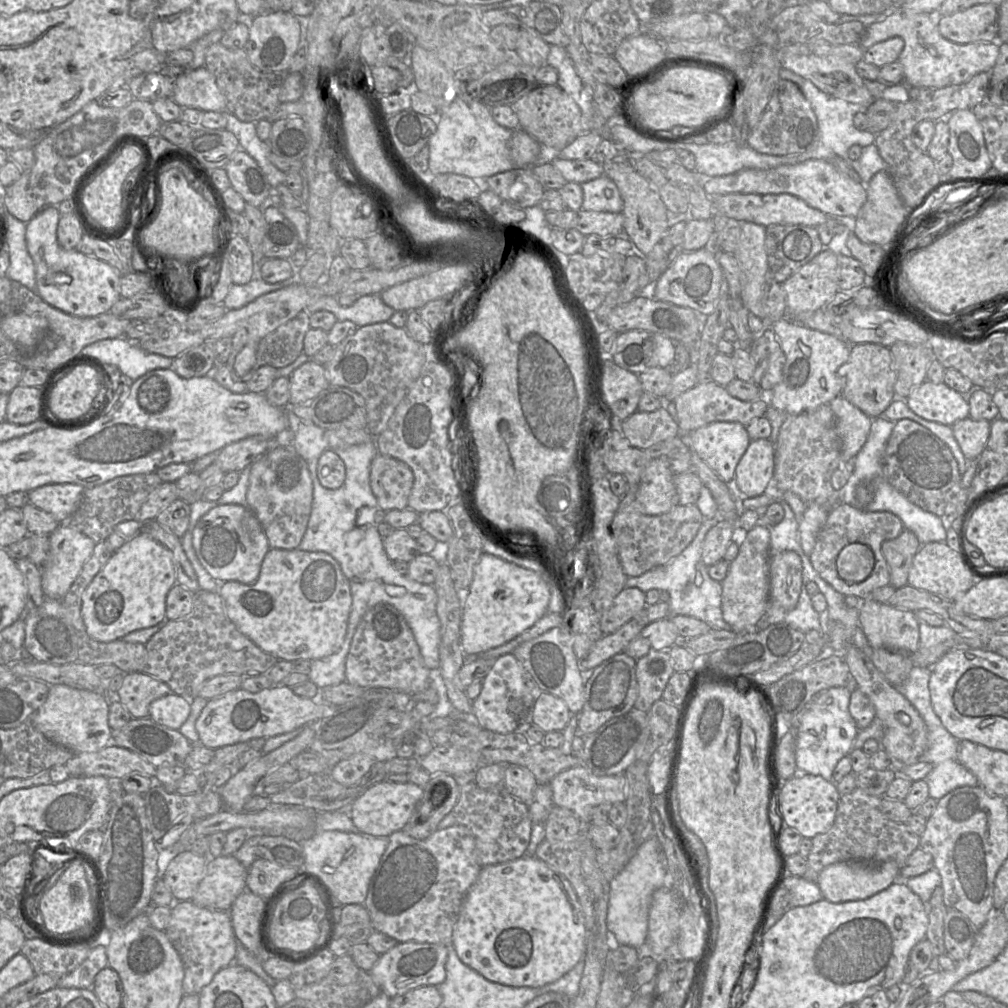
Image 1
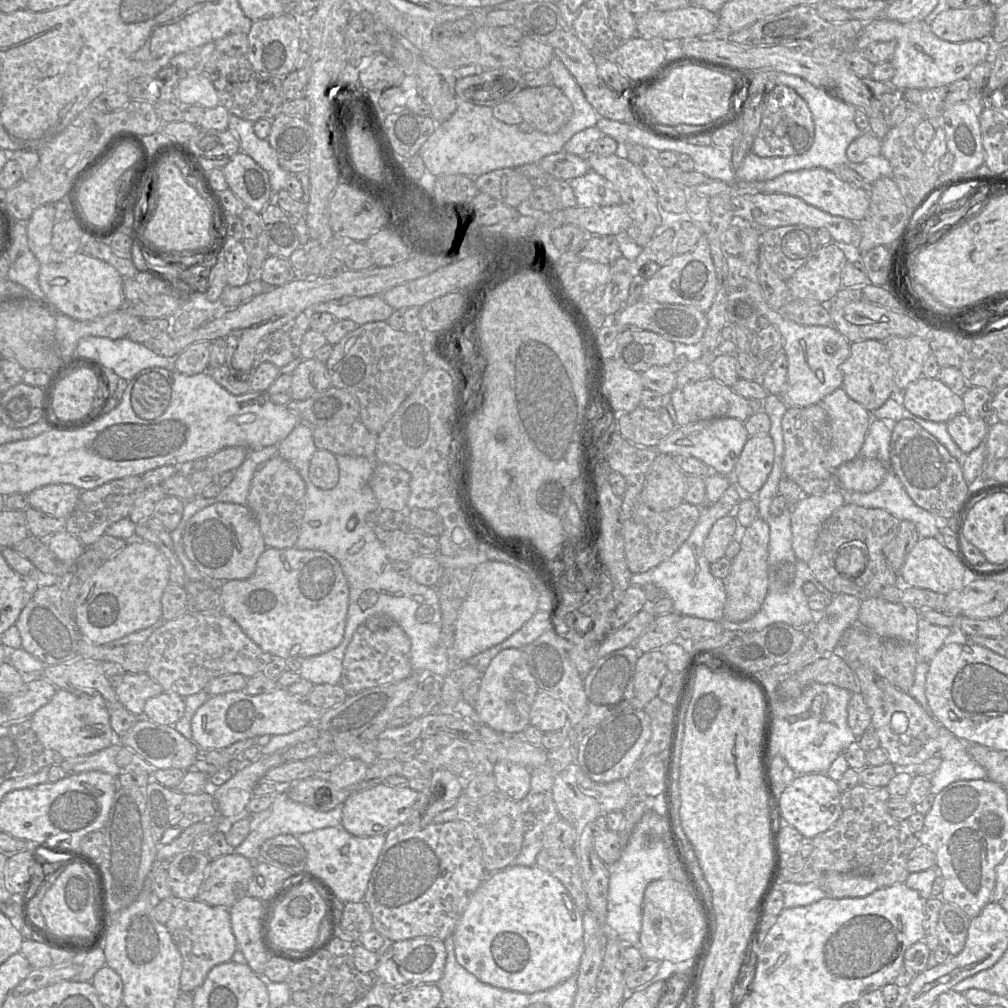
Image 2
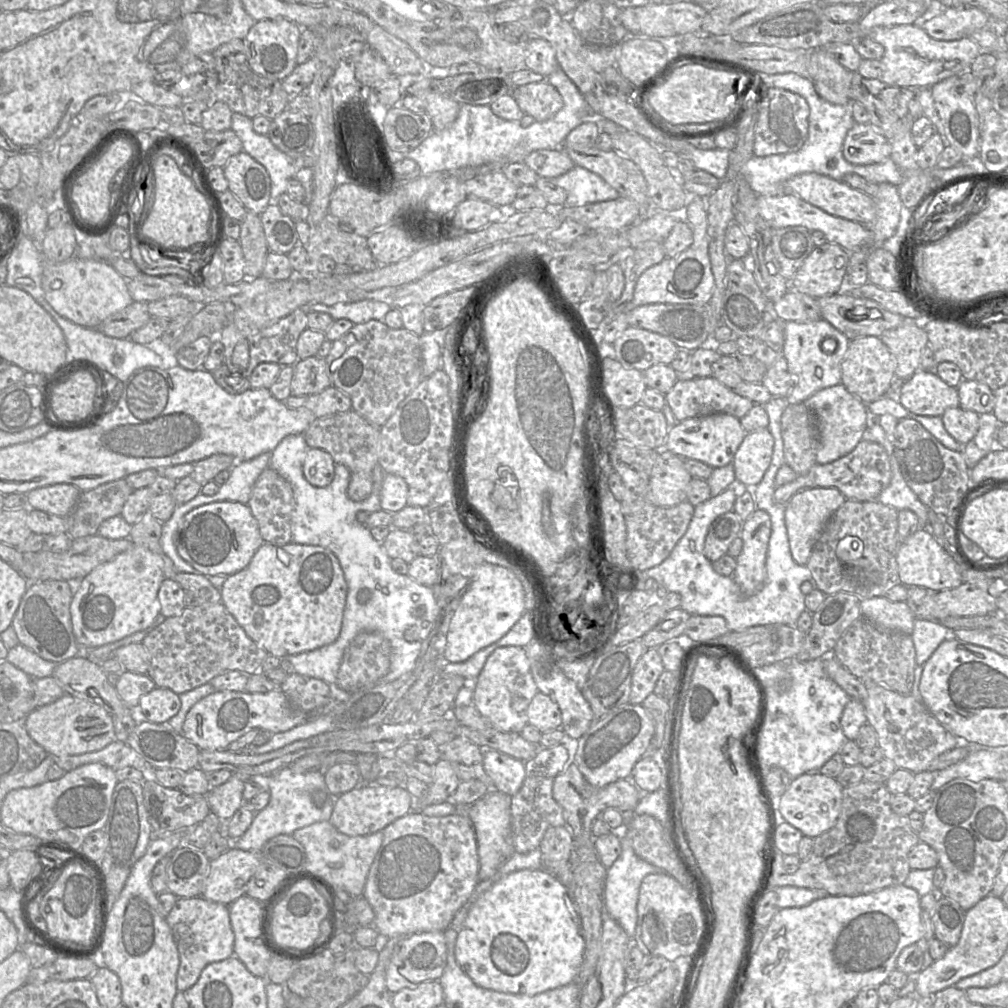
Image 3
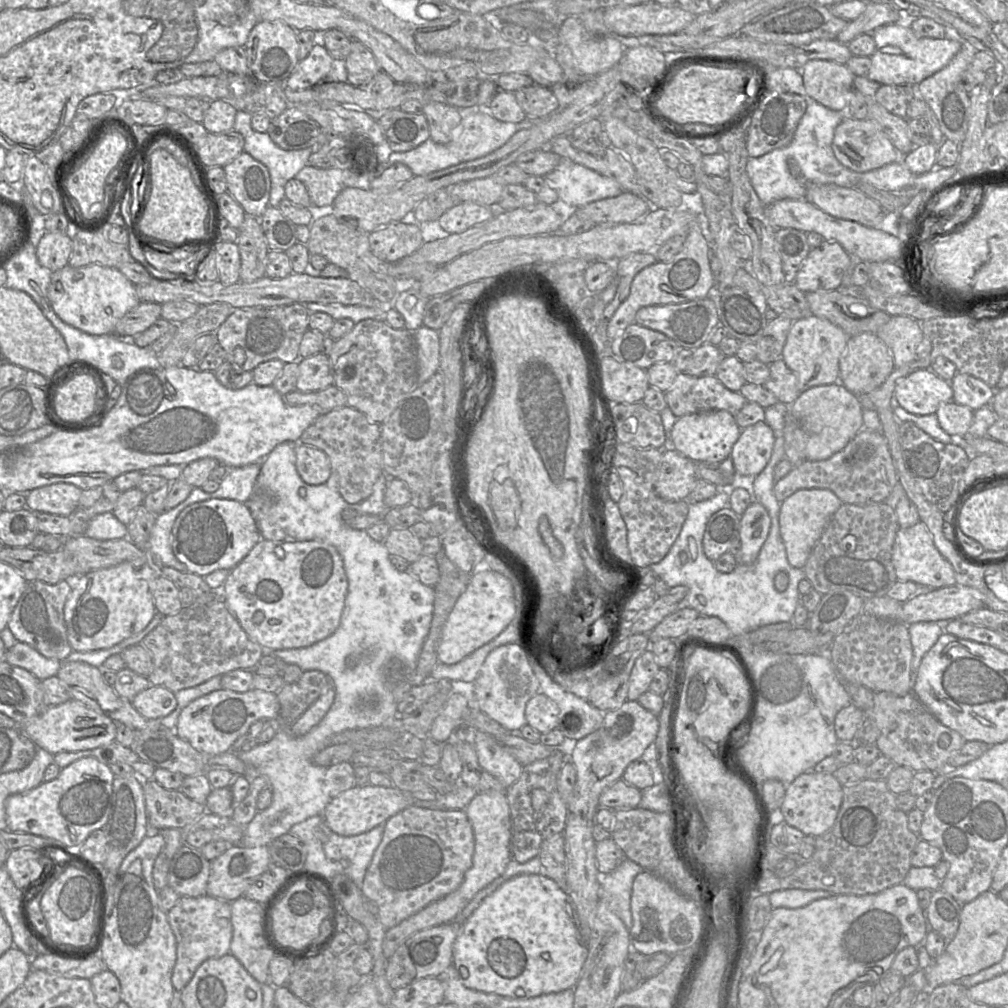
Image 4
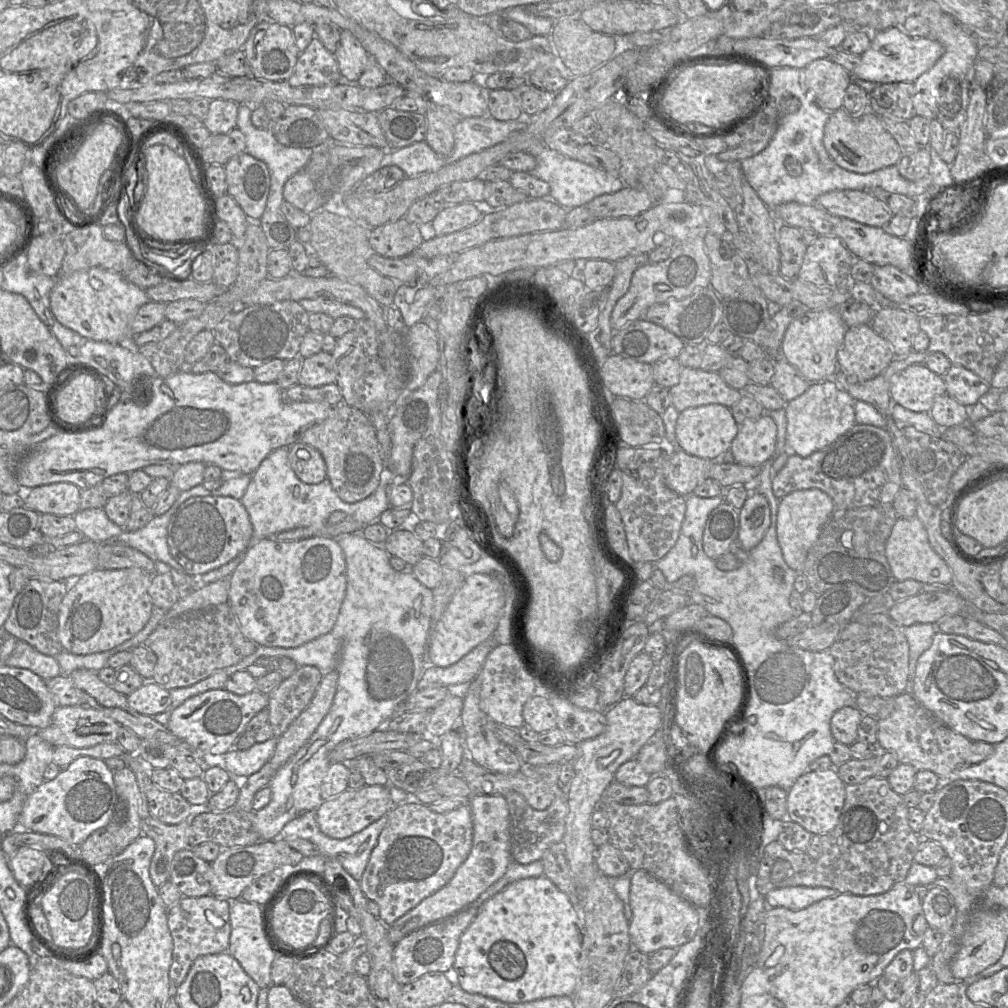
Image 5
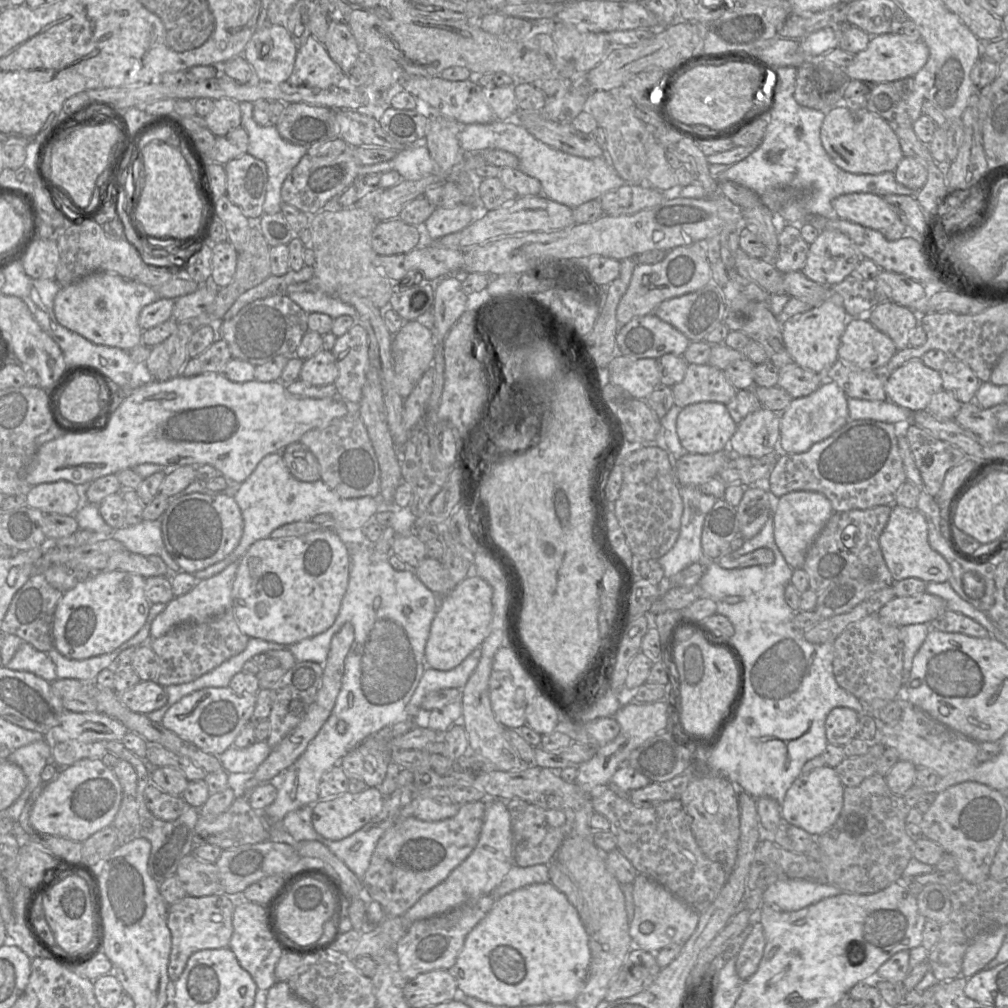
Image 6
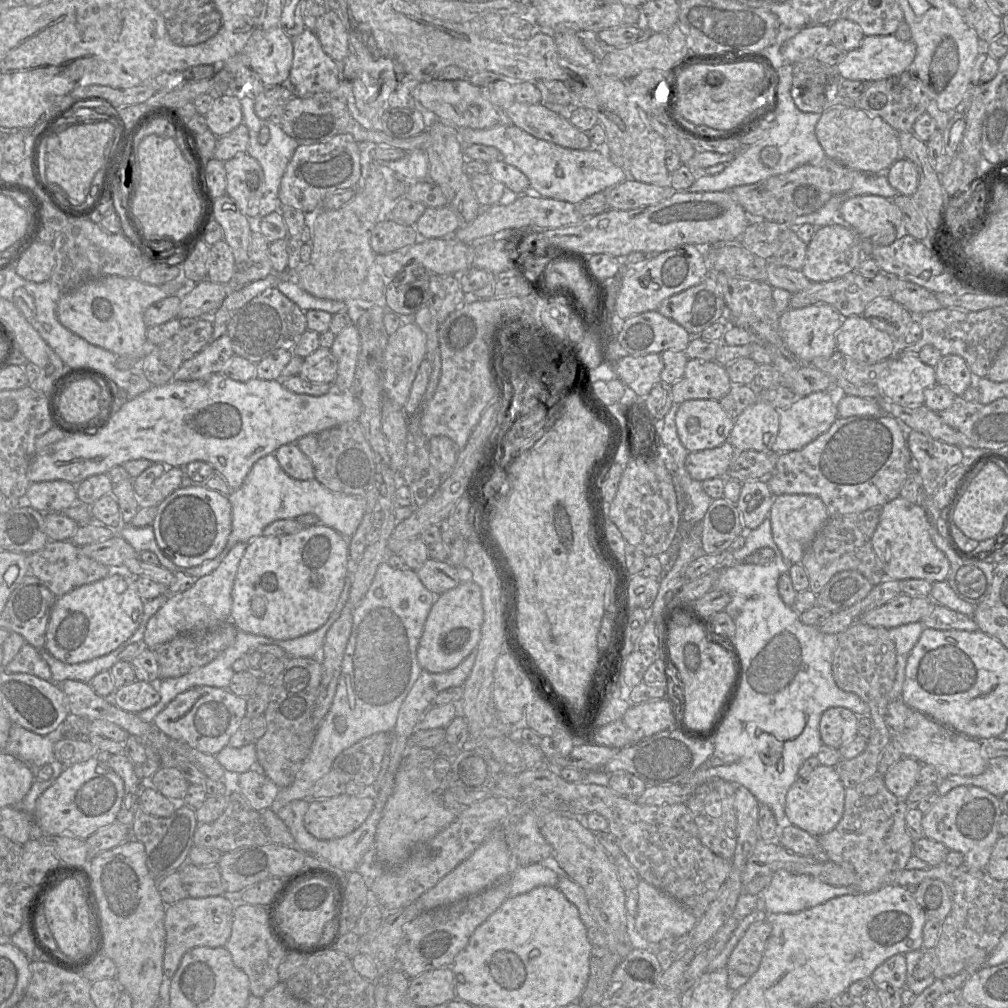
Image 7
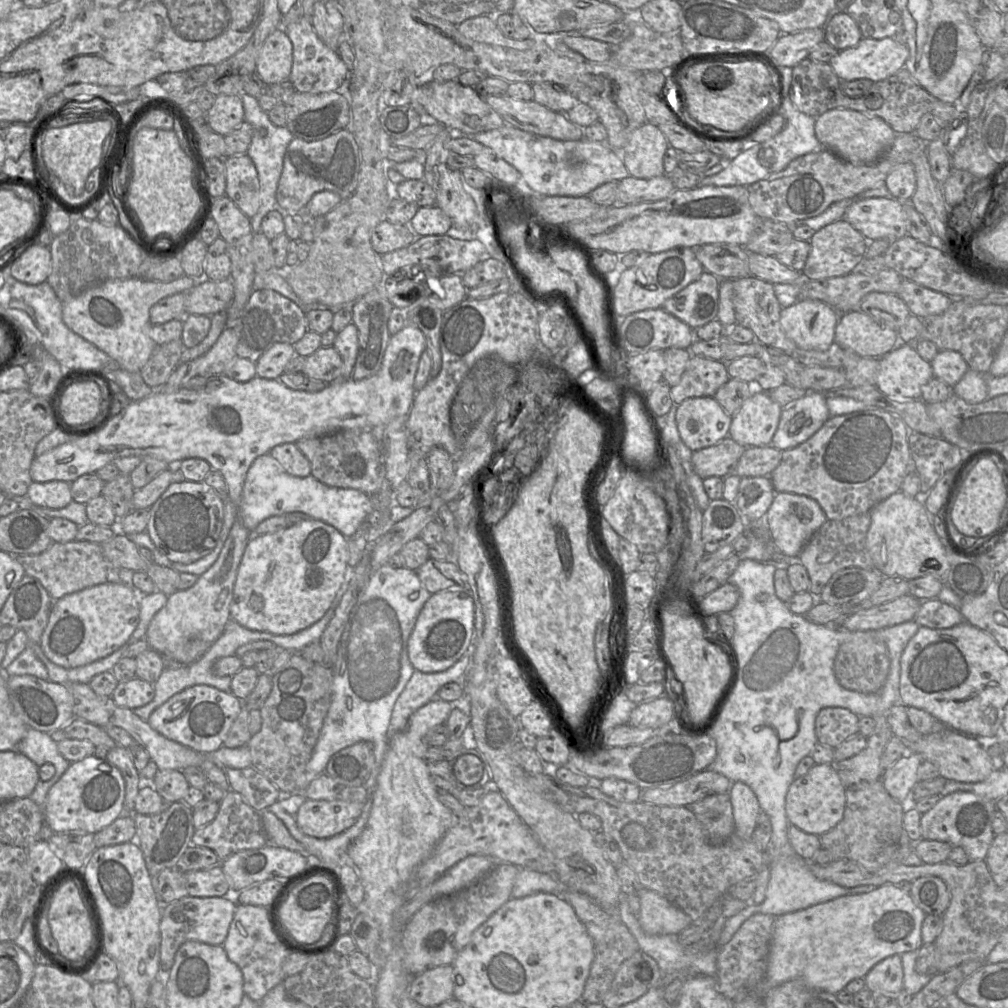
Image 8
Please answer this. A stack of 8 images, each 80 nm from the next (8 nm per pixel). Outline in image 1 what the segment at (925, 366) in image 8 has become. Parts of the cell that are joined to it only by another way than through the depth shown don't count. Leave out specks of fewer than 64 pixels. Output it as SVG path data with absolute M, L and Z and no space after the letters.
M925 380L911 391L906 402L920 417L951 426L969 417L970 412L967 397L944 382Z

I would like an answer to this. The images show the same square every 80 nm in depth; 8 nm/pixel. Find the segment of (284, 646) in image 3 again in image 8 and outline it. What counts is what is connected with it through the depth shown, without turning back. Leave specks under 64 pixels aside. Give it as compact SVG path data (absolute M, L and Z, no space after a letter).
M309 518L274 533L253 535L238 569L231 618L250 630L298 633L325 615L350 568L347 538L323 521Z

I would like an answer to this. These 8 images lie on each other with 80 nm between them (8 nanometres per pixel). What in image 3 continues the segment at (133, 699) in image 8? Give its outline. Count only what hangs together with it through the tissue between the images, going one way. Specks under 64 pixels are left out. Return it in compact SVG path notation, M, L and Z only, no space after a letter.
M155 687L141 696L136 715L152 723L168 723L181 707L180 697L169 688Z

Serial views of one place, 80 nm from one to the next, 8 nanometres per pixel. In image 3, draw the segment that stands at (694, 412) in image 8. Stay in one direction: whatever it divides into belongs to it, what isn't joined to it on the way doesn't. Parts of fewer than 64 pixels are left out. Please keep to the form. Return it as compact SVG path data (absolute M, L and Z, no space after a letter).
M714 413L677 422L669 429L664 448L683 459L698 460L718 468L732 463L745 435L738 418L727 413Z

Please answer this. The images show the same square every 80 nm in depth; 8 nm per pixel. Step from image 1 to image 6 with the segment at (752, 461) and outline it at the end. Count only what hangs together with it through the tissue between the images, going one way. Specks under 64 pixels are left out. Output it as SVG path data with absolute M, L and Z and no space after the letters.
M761 406L756 411L748 414L737 424L736 431L729 441L729 450L733 456L750 456L757 458L772 453L775 453L777 457L783 454L794 454L794 453L785 453L780 449L779 431L780 431L780 415Z

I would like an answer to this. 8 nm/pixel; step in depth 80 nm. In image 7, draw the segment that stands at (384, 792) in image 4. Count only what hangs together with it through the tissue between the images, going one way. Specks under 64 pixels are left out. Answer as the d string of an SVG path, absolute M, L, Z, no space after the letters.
M347 794L311 800L303 824L317 839L342 838L366 821L374 805L375 801L371 796L357 797Z

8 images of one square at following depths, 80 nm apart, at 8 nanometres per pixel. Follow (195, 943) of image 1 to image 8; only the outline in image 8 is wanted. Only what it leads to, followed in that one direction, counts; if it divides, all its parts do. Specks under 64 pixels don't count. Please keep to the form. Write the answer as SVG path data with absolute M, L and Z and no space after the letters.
M186 896L162 906L160 921L160 963L162 974L167 976L177 950L187 941L209 945L222 945L227 937L237 905L224 897Z

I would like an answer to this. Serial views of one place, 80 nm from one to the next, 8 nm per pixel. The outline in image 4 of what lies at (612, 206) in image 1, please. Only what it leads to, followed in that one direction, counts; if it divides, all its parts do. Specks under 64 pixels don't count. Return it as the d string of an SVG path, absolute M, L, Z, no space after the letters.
M561 158L557 167L544 178L560 200L575 207L616 197L624 191L614 179L568 158Z

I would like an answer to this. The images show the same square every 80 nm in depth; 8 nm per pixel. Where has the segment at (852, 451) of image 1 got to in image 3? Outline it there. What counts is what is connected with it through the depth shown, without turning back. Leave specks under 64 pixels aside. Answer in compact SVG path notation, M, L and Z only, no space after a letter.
M842 383L817 391L807 398L804 404L816 418L819 433L819 448L816 454L818 464L827 464L847 455L866 436L866 429L871 422L867 404L850 393Z

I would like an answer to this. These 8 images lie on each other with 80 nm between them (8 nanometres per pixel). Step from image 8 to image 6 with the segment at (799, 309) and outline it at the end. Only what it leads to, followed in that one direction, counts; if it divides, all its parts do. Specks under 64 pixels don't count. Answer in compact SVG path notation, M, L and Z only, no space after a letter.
M833 294L819 305L790 317L782 324L781 333L793 362L804 369L824 374L838 359L840 338L847 321L848 314L843 307L843 299L838 294Z

